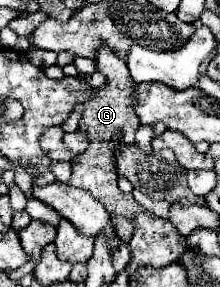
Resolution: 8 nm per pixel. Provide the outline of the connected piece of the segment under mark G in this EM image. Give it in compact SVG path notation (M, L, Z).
M101 46L97 50L95 66L97 66L97 72L105 74L107 80L101 88L91 88L91 98L83 102L85 110L83 110L83 116L81 116L81 122L79 122L79 130L85 132L87 138L91 138L91 144L81 154L81 158L73 162L73 174L71 174L69 184L75 186L75 188L89 190L99 202L103 202L107 212L113 216L117 236L127 242L127 238L131 238L131 218L143 208L135 202L135 198L131 194L125 194L125 192L119 190L113 154L119 150L119 144L133 142L135 132L139 128L139 120L135 118L135 114L131 110L131 96L129 96L133 80L129 76L125 60L121 60L107 46Z

